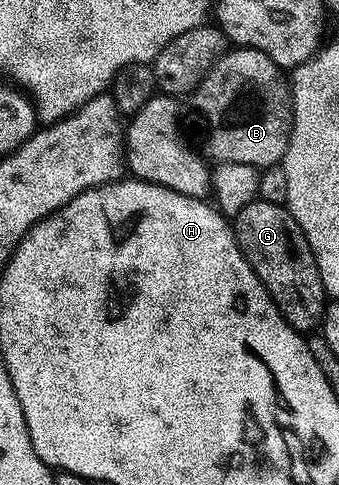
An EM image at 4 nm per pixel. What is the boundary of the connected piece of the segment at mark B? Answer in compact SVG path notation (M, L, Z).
M241 46L231 47L223 52L218 61L213 64L206 77L199 82L192 93L196 107L202 111L206 124L210 127L210 156L211 161L244 162L244 166L252 166L259 170L281 164L284 154L288 150L290 131L294 125L294 102L292 88L284 77L283 69L268 54L255 48Z

